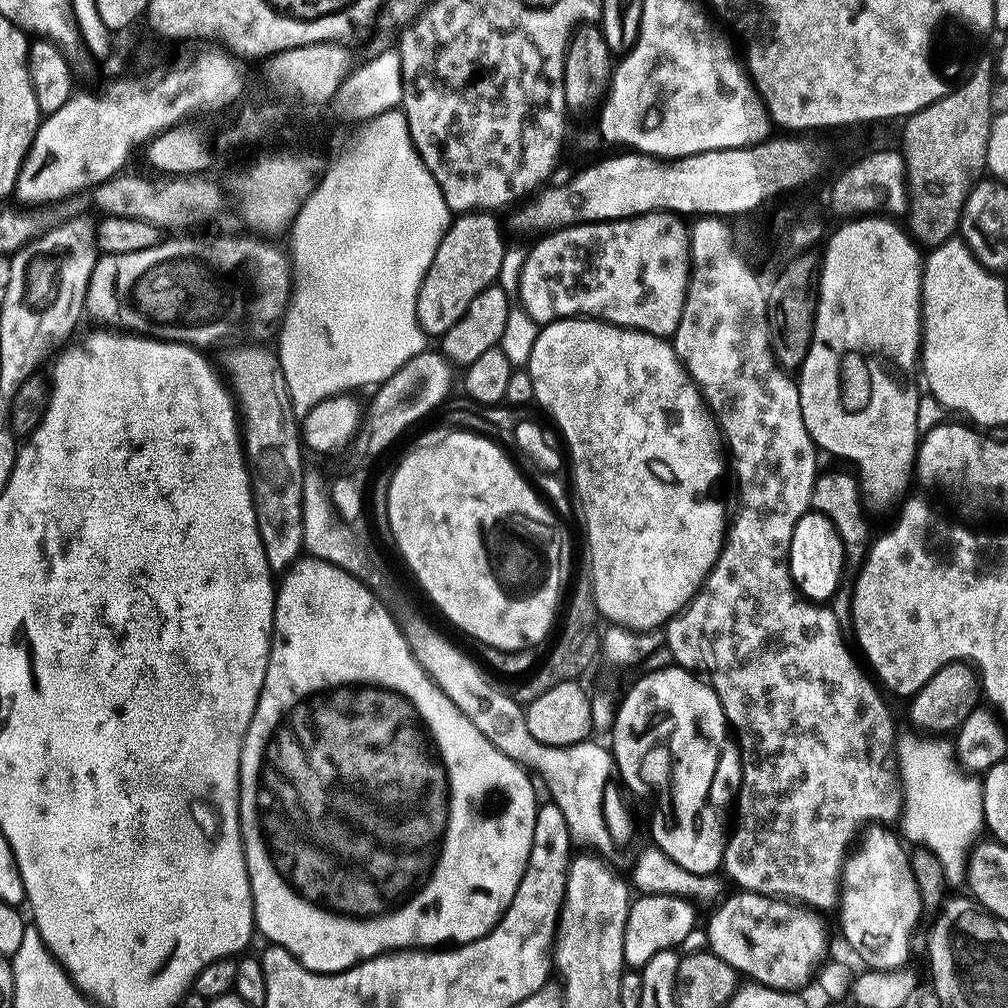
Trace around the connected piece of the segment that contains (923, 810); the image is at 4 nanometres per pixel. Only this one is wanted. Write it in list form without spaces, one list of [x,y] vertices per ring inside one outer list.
[[[924,738],[909,748],[899,749],[898,752],[898,779],[902,785],[902,821],[904,820],[905,841],[913,840],[916,846],[929,848],[942,862],[944,879],[949,885],[961,884],[966,880],[970,849],[977,843],[976,835],[985,831],[984,823],[984,790],[981,781],[975,775],[969,774],[958,763],[954,755],[954,748],[944,738]]]

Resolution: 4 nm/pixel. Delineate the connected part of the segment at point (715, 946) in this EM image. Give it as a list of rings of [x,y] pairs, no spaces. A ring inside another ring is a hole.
[[[743,890],[733,893],[708,920],[707,947],[737,973],[745,972],[749,981],[777,988],[779,992],[800,990],[811,976],[813,979],[817,975],[825,959],[824,924],[816,917],[819,915],[784,898]]]

